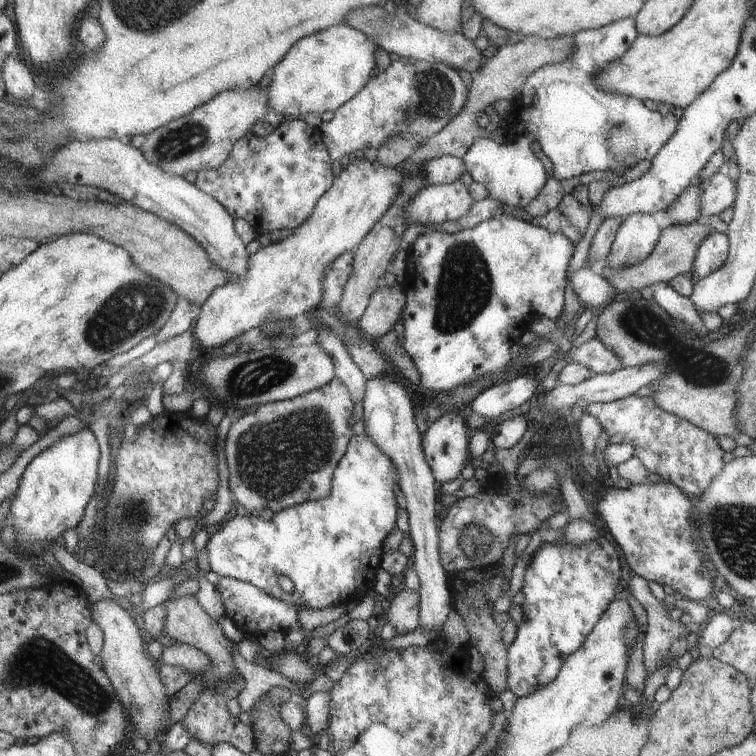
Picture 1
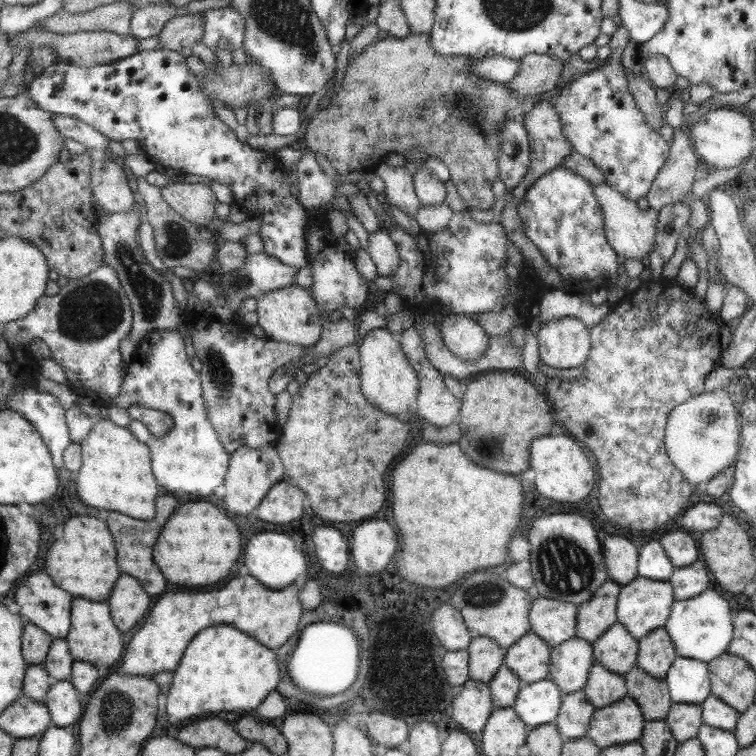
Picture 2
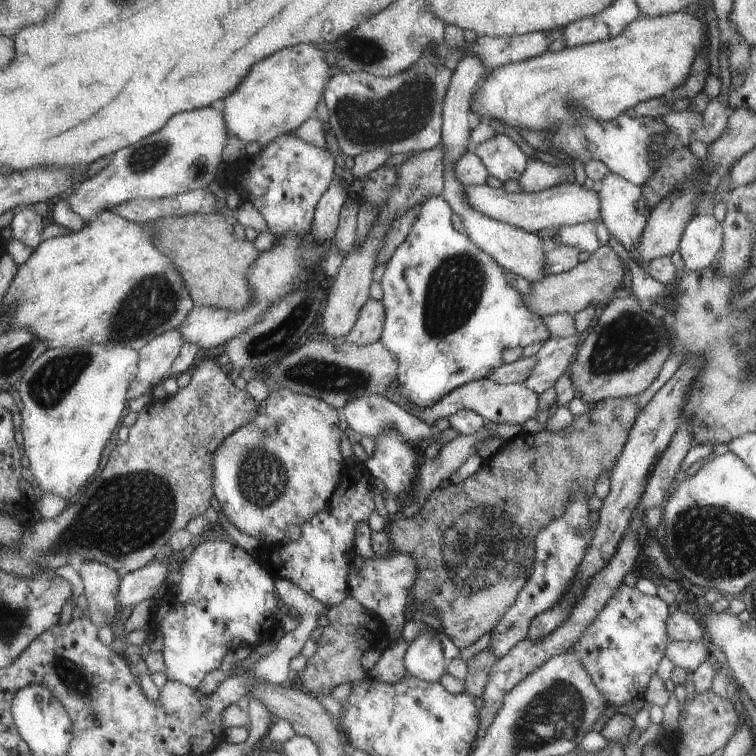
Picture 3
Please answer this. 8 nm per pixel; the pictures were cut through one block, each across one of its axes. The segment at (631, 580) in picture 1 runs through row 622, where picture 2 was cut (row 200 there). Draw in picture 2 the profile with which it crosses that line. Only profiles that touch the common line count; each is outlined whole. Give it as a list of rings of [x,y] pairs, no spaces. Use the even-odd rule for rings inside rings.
[[[675,129],[672,134],[670,154],[666,165],[658,173],[654,180],[653,187],[646,197],[650,209],[659,211],[666,204],[680,202],[687,195],[690,195],[692,184],[698,178],[697,166],[701,164],[693,146],[691,146],[690,136],[680,129]]]

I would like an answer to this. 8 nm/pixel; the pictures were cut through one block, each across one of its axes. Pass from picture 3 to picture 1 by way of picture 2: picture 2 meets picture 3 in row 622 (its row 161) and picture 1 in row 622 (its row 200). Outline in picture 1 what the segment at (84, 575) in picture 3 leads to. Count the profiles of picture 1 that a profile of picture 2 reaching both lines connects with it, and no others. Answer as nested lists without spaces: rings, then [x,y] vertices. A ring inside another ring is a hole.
[[[111,600],[93,603],[91,612],[104,636],[98,656],[102,660],[102,667],[110,677],[110,683],[113,685],[122,707],[128,712],[130,722],[136,732],[139,732],[147,741],[153,738],[164,740],[164,736],[161,734],[163,734],[163,728],[167,726],[167,718],[169,718],[167,703],[171,696],[168,696],[163,680],[157,676],[153,662],[147,658],[148,654],[145,654],[145,650],[143,650],[143,642],[135,628],[135,622],[129,618],[128,612]]]

